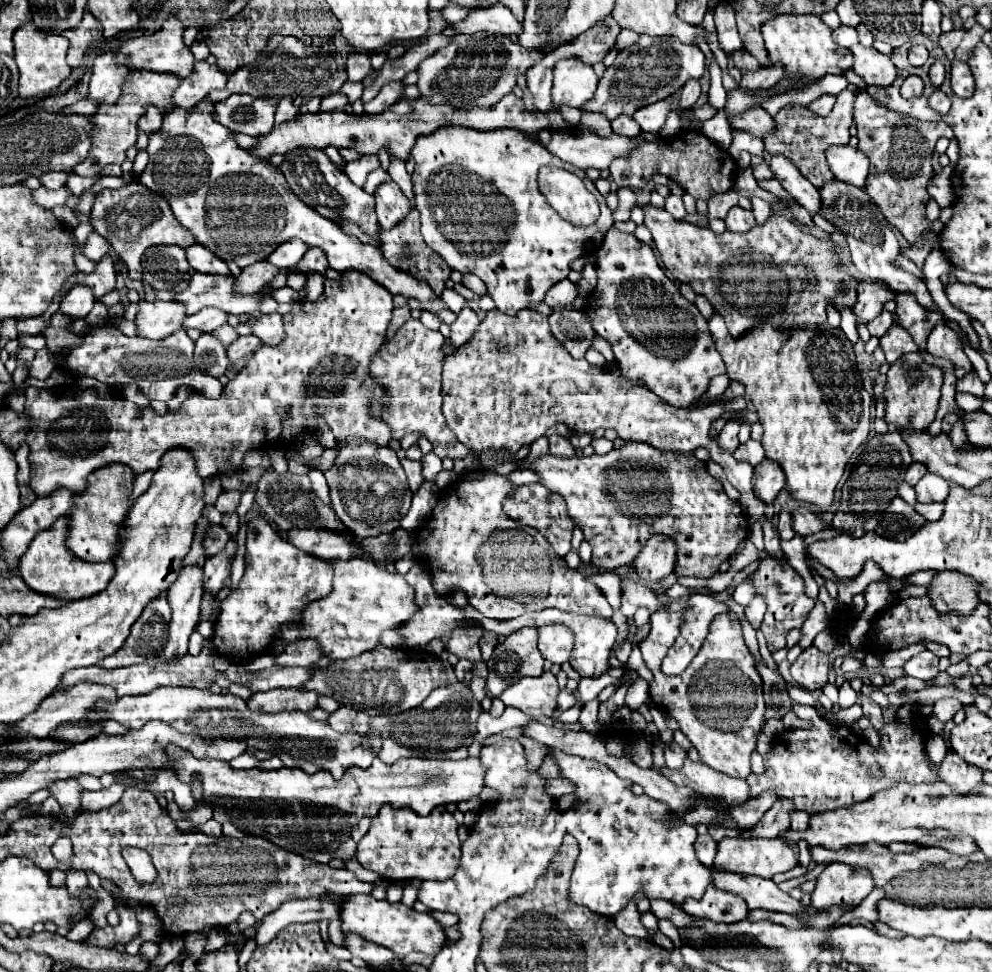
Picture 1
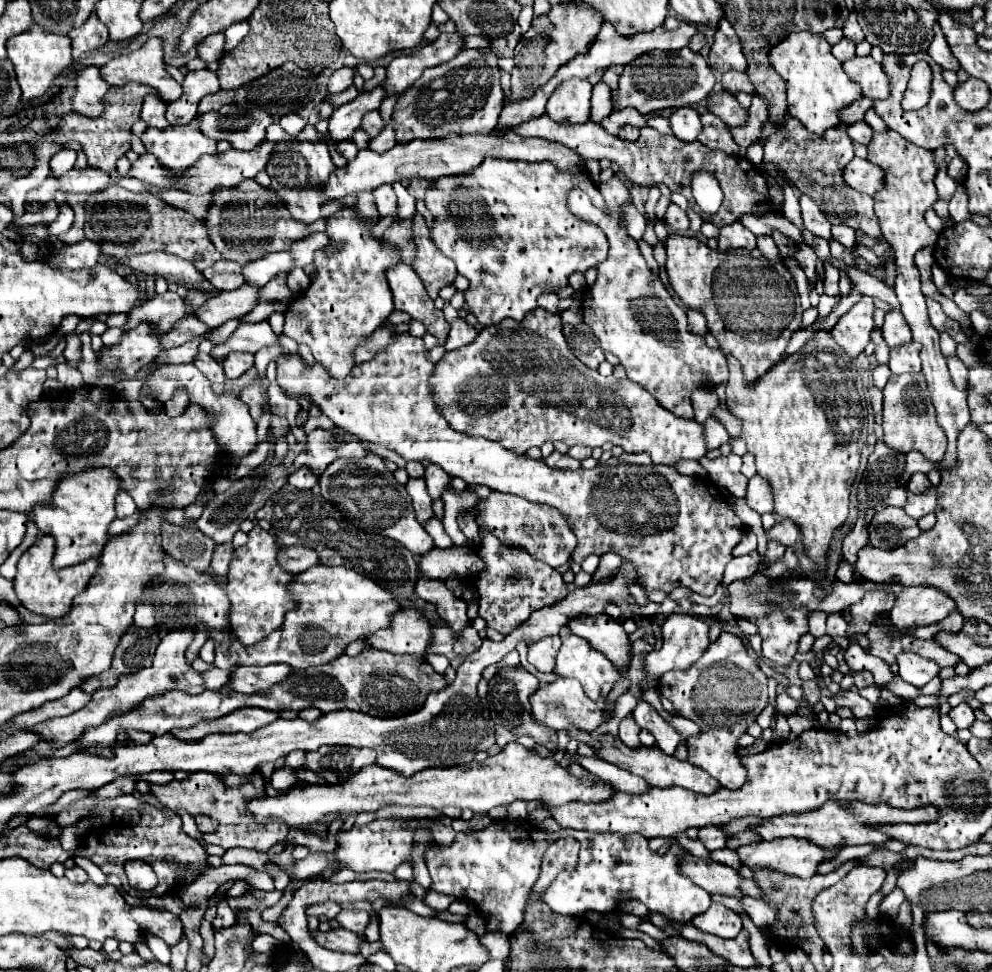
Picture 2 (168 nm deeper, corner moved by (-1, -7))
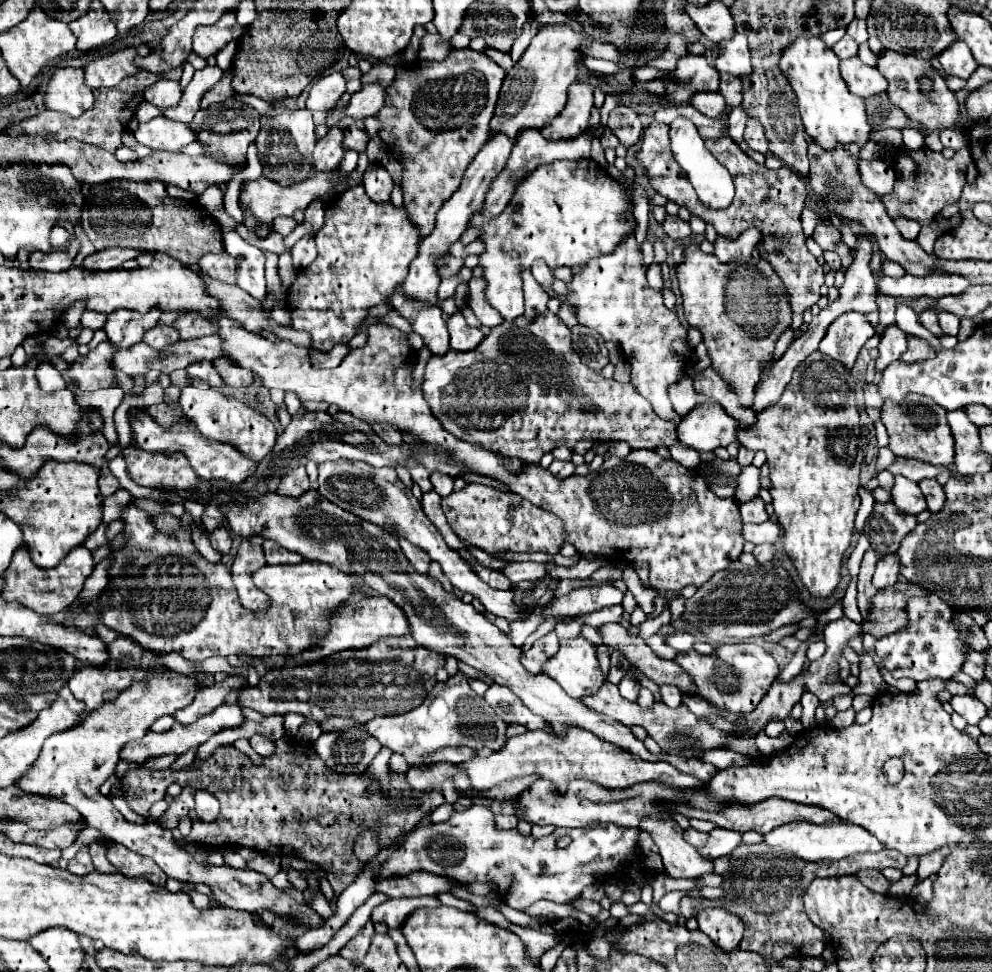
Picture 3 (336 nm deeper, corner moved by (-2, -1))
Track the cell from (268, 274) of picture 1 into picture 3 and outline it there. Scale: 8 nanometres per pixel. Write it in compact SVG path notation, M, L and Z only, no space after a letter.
M180 314L174 326L180 330L182 340L216 334L216 316L200 318L200 314Z

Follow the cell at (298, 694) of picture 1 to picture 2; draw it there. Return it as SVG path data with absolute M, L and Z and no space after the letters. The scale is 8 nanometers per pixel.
M239 708L233 710L227 716L215 718L215 720L203 720L193 728L181 730L175 728L171 730L171 734L183 742L199 742L209 734L233 734L233 732L253 732L265 724L271 724L279 718L277 712L269 712L263 708Z

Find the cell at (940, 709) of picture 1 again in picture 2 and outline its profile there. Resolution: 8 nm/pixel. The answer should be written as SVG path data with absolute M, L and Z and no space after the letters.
M959 704L949 712L951 720L957 724L957 728L969 728L973 724L973 708L969 704Z

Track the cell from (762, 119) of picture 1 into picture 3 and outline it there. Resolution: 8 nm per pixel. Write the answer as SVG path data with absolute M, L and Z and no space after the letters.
M716 92L716 94L694 94L690 98L690 104L706 116L720 116L720 114L728 112L728 104L724 102L724 96L720 92Z

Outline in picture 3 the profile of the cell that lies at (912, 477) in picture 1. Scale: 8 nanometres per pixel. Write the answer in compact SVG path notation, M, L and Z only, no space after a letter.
M922 480L920 484L920 490L924 492L924 496L926 496L926 502L928 502L928 510L930 512L938 512L940 508L942 508L942 504L944 504L944 490L942 490L942 486L936 482L936 480Z

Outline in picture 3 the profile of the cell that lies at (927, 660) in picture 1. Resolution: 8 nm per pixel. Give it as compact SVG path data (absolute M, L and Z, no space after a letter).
M936 594L914 596L908 600L906 608L908 608L910 624L876 642L878 658L894 678L912 678L916 682L928 678L950 680L952 674L960 672L960 666L964 662L964 648L966 648L966 644L958 636L958 630L950 624L950 616L954 608Z

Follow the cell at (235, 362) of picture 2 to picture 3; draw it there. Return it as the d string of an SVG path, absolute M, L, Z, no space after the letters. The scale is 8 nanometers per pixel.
M218 358L214 362L216 370L220 372L224 384L228 386L250 386L254 374L250 370L240 370L240 366L236 366L234 362L228 362L228 358Z

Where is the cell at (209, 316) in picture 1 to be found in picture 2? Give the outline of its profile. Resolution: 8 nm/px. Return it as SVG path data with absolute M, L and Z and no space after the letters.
M185 316L179 320L179 324L175 324L163 338L161 338L161 348L163 350L171 350L175 346L181 346L201 334L209 332L209 328L205 324L201 324L201 320L197 320L195 316Z

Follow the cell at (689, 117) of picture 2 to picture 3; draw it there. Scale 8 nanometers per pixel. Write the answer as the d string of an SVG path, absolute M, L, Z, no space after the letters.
M676 118L670 124L670 140L672 140L672 154L676 158L676 162L682 166L682 170L686 172L690 184L694 186L698 198L702 204L706 204L708 208L720 210L720 208L728 208L732 204L734 198L734 184L732 184L732 176L730 172L706 150L704 140L700 138L696 126L688 120L688 118Z

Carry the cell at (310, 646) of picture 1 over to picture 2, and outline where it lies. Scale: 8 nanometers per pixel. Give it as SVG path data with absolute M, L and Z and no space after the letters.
M271 664L271 666L239 666L231 672L229 688L241 694L257 694L265 692L273 684L285 680L291 674L287 664Z

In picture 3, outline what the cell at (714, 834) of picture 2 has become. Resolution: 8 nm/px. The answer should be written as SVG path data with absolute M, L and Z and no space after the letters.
M688 828L684 836L686 836L686 840L688 840L692 846L696 844L698 848L704 846L704 842L708 840L708 834L706 834L706 832L698 832L698 830L694 830L694 828Z

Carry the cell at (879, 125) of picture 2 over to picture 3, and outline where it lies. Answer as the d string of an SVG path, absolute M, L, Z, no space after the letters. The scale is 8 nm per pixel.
M903 129L901 130L903 136L903 142L907 150L919 150L925 144L924 138L915 129Z

